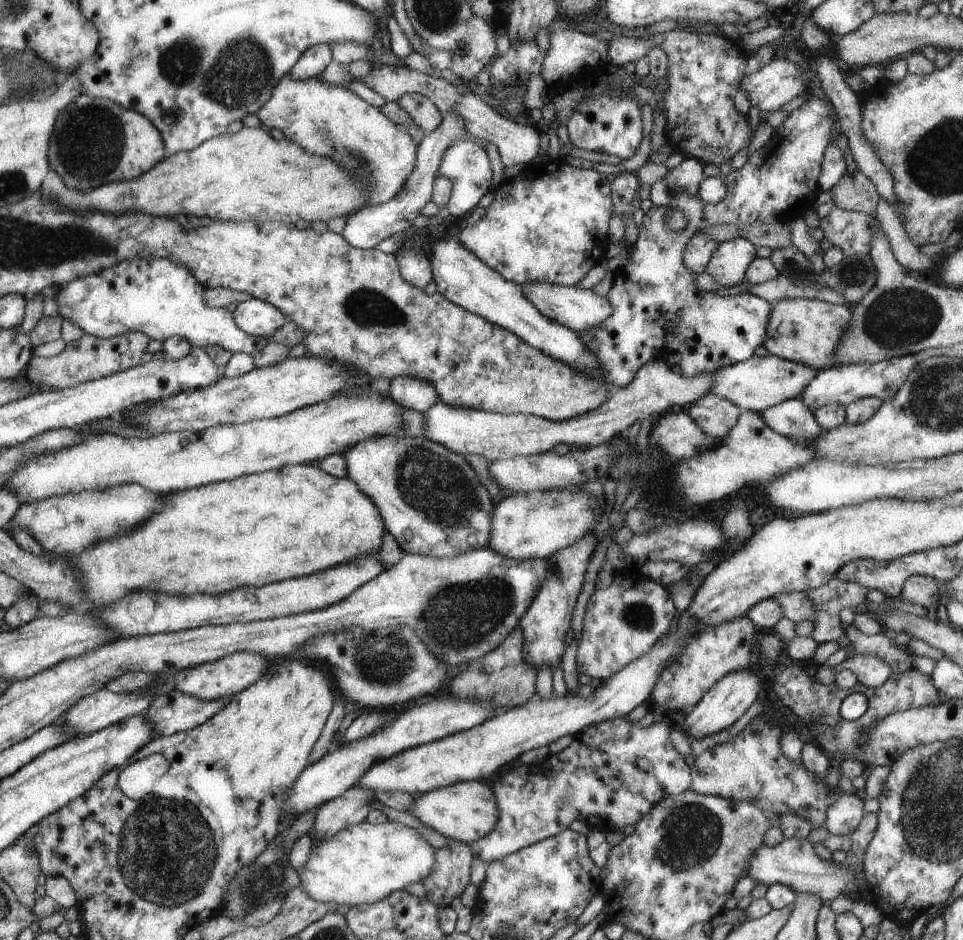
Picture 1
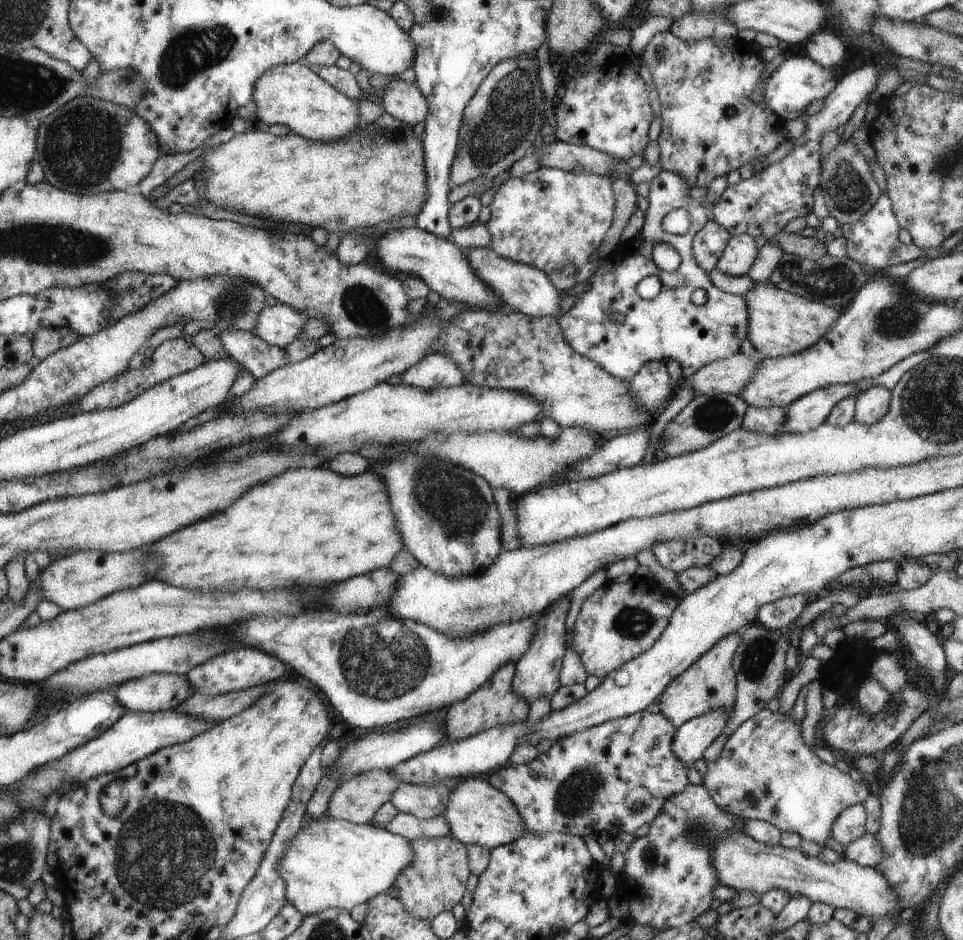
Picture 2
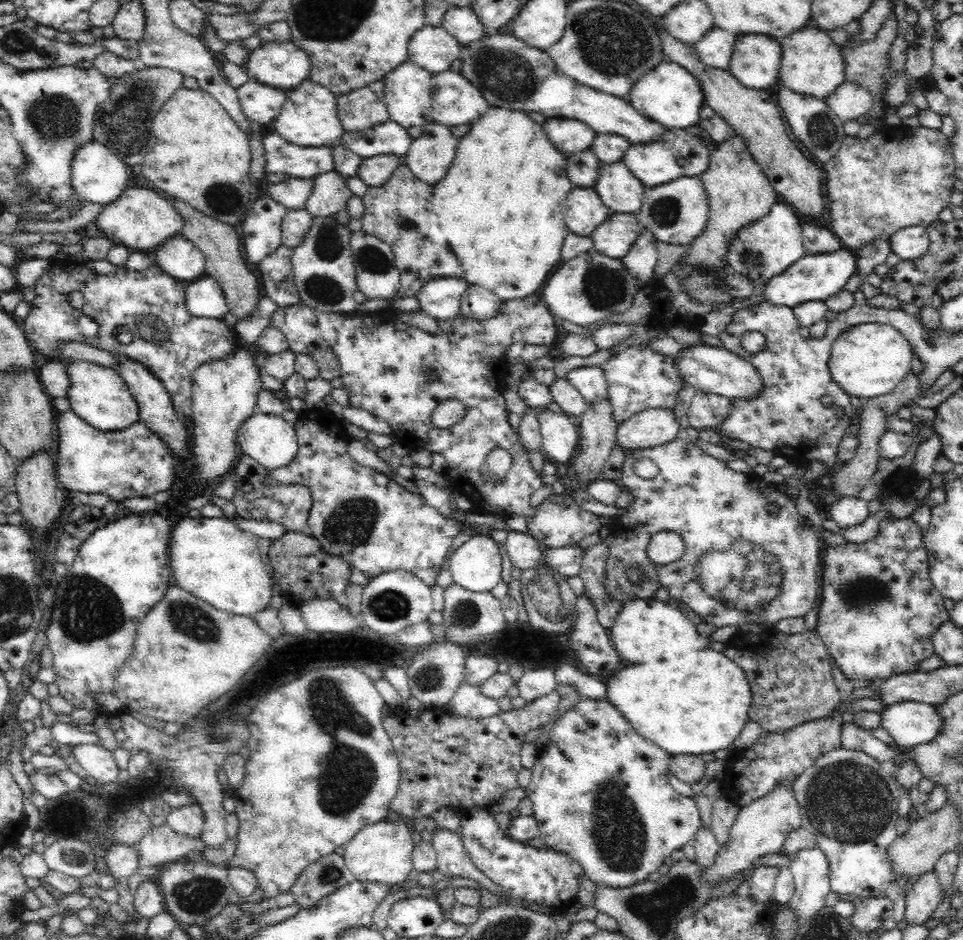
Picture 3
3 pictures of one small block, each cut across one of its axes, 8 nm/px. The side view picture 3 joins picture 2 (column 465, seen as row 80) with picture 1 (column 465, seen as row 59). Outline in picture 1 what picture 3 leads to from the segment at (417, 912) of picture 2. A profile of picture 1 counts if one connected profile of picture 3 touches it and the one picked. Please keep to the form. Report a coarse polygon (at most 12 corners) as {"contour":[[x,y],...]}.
{"contour":[[449,840],[423,882],[427,902],[451,908],[469,886],[471,848]]}

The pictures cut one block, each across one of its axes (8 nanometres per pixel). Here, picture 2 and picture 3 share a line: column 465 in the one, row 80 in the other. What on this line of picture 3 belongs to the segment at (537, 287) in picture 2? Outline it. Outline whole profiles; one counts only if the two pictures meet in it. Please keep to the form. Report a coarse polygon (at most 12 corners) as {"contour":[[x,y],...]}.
{"contour":[[254,80],[236,88],[248,120],[262,126],[286,104],[286,90]]}

